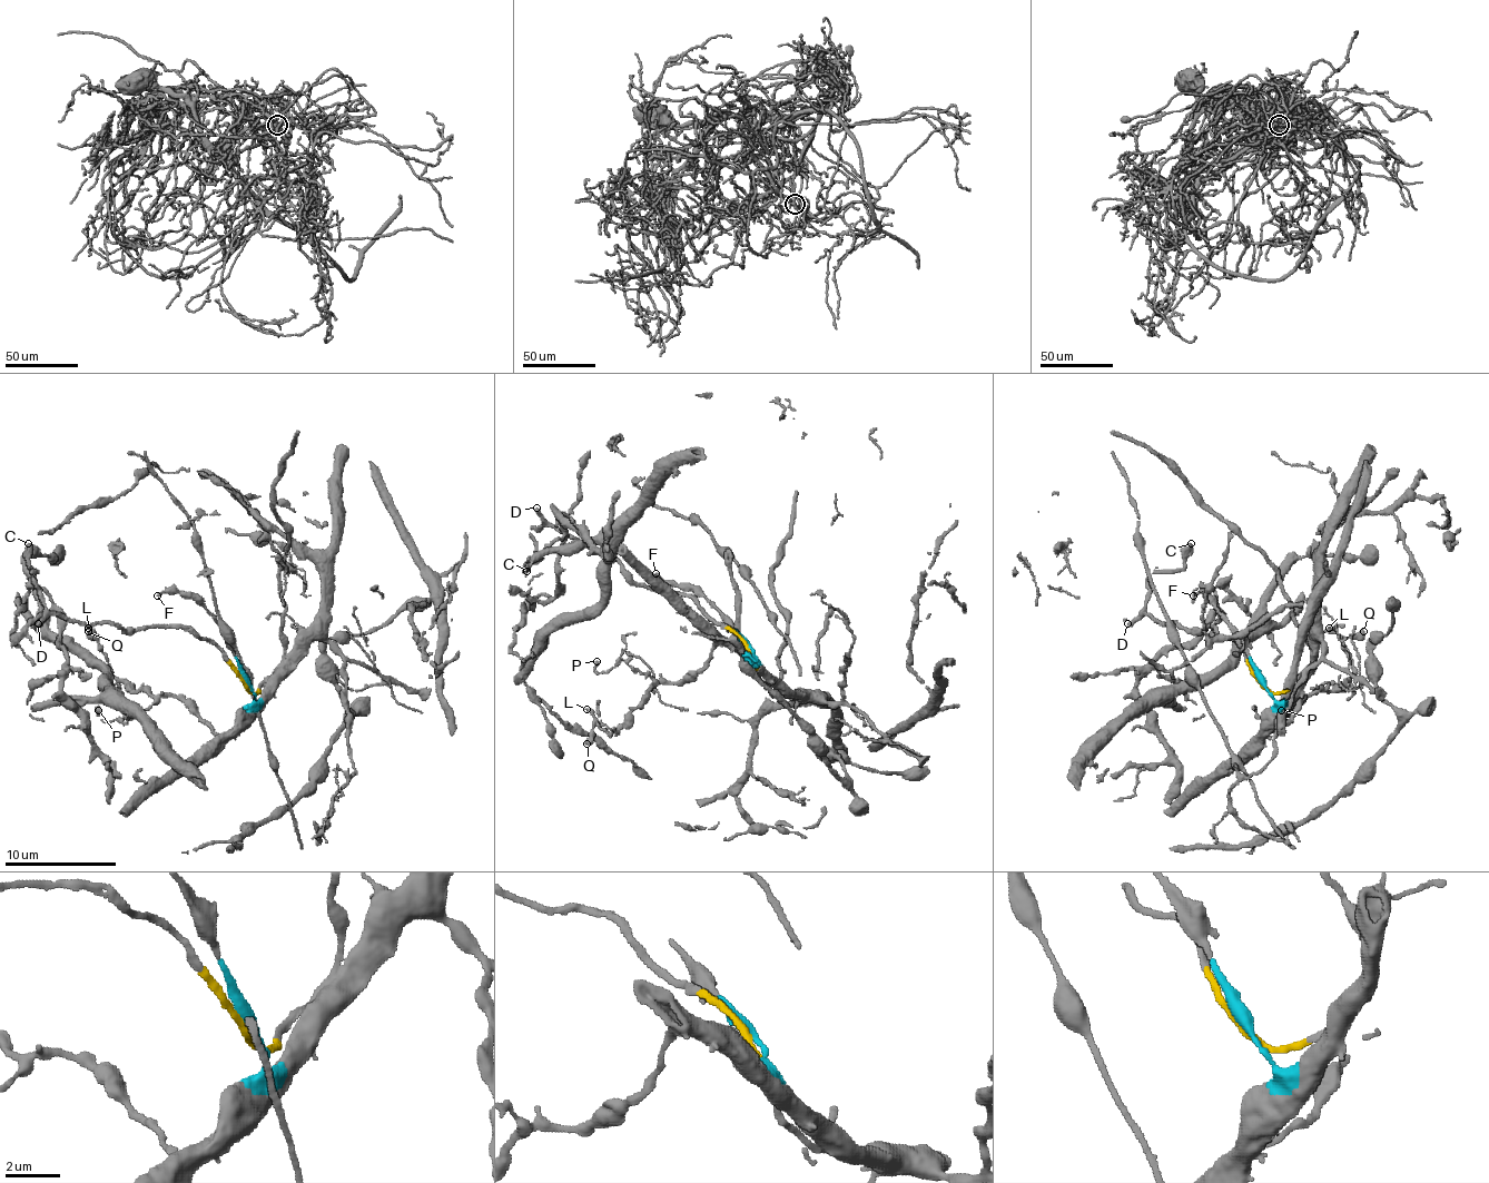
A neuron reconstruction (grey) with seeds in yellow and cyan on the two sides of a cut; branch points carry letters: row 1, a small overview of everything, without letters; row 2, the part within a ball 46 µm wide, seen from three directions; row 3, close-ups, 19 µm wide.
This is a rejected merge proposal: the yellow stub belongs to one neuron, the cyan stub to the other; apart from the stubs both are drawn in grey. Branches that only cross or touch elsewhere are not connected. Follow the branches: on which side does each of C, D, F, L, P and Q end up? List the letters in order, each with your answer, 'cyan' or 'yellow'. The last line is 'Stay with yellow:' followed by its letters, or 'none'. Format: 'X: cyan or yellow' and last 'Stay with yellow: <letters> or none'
C: yellow
D: yellow
F: cyan
L: cyan
P: cyan
Q: cyan
Stay with yellow: C, D

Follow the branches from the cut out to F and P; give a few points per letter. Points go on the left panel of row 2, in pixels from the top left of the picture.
F: (247, 686), (247, 674), (233, 652), (233, 638), (194, 599), (166, 593), (157, 595)
P: (247, 686), (255, 693), (253, 708), (222, 736), (174, 697), (157, 697), (124, 719), (105, 721), (99, 710)

